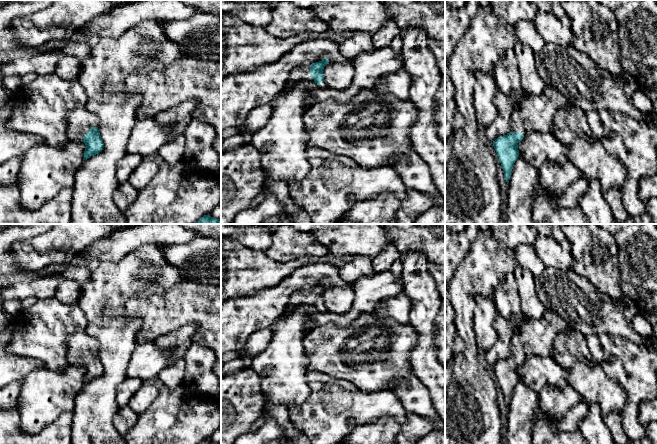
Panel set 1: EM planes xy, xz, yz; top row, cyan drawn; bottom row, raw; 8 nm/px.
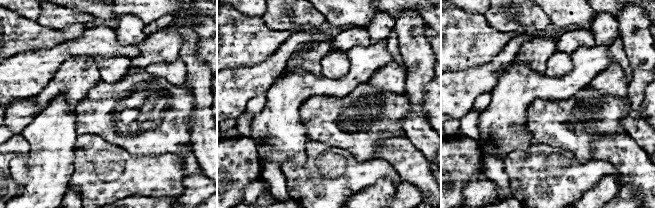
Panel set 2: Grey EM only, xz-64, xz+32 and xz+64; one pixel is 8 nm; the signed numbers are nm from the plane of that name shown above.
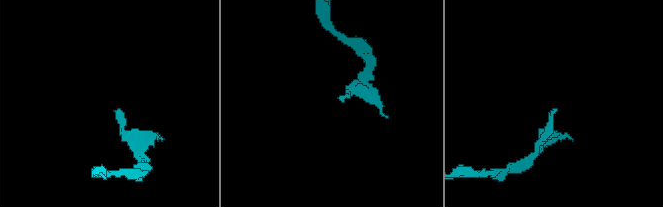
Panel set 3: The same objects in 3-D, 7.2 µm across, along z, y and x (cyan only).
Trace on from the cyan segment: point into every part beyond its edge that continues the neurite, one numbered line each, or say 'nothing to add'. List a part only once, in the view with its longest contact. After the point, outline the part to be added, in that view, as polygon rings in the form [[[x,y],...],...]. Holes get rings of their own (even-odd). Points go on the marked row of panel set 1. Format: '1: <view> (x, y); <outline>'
1: xy (80, 120); [[[86,107],[75,108],[67,113],[68,134],[71,140],[79,140],[91,127],[98,127],[98,118]]]

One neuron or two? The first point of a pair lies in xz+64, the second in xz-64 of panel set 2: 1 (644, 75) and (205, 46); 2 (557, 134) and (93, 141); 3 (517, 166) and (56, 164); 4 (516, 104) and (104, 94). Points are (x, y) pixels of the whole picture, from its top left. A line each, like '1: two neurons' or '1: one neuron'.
1: two neurons
2: two neurons
3: two neurons
4: two neurons

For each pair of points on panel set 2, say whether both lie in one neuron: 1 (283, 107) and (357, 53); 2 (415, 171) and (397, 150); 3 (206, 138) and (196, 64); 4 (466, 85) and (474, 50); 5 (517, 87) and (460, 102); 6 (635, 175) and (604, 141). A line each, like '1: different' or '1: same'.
1: same
2: same
3: same
4: different
5: different
6: same

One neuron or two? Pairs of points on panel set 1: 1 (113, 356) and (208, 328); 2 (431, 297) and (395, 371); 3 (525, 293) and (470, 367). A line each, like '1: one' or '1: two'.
1: two
2: two
3: two

